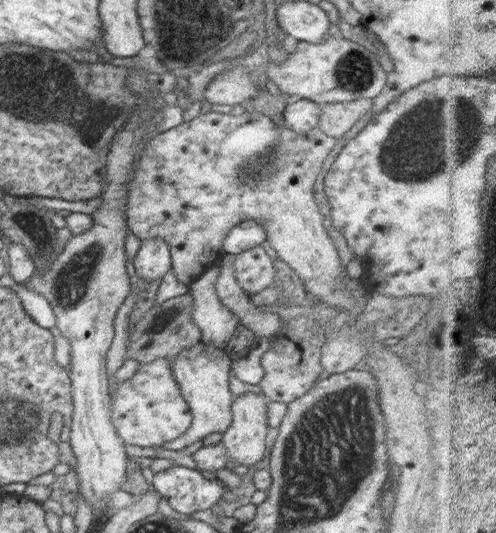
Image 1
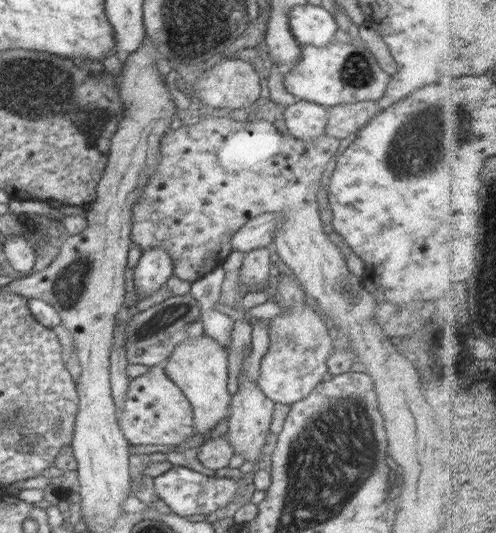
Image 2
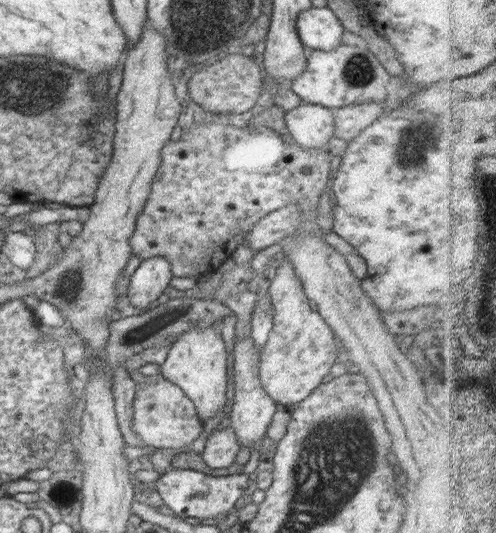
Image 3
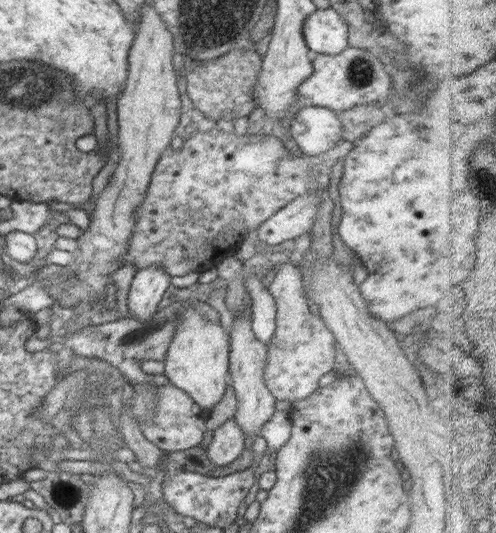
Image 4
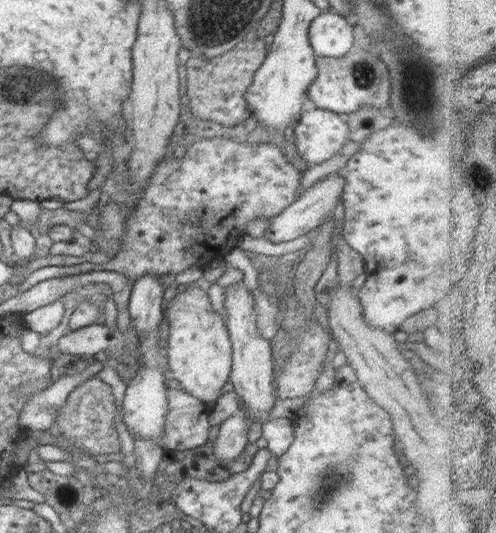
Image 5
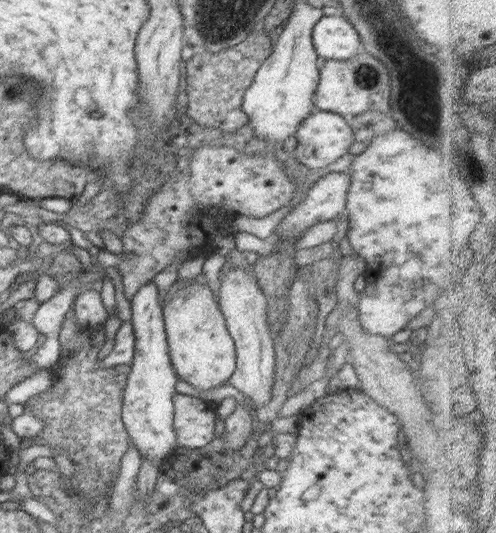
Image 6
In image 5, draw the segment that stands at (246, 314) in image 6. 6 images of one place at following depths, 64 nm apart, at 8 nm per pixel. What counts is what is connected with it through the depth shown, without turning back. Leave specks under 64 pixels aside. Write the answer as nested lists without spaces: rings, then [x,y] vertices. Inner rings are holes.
[[[244,282],[225,286],[226,300],[225,309],[228,313],[227,329],[232,342],[232,371],[229,381],[234,385],[236,396],[244,402],[244,408],[248,412],[246,417],[250,425],[259,421],[260,416],[266,416],[273,408],[275,393],[271,382],[273,381],[274,359],[272,357],[272,340],[262,338],[256,326],[257,311],[255,310],[254,298]]]

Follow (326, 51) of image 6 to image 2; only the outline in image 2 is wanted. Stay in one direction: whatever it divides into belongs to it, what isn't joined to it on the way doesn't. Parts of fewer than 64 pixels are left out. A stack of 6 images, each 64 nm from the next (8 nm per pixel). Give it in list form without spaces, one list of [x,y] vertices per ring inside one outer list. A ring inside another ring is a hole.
[[[296,5],[286,13],[290,32],[298,44],[326,47],[332,43],[338,25],[334,16],[322,6]]]

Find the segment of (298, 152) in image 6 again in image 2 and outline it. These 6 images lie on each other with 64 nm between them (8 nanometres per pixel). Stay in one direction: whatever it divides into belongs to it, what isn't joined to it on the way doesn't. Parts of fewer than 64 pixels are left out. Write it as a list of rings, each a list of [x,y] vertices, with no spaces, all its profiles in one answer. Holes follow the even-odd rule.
[[[296,100],[284,110],[284,120],[289,134],[305,141],[317,140],[326,132],[328,112],[325,105]]]

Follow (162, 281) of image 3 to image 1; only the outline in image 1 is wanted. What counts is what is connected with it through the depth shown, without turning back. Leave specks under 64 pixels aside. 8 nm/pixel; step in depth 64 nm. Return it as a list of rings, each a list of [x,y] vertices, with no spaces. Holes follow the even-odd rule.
[[[162,238],[143,240],[134,260],[136,277],[142,282],[150,283],[161,279],[171,268],[171,251]]]

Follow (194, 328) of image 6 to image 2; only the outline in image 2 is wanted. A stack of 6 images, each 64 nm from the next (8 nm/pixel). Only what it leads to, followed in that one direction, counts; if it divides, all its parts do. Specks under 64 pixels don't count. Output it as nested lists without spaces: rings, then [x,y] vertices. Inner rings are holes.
[[[205,334],[186,338],[165,360],[165,373],[191,402],[194,432],[203,434],[228,418],[232,395],[228,393],[228,356],[225,347]]]

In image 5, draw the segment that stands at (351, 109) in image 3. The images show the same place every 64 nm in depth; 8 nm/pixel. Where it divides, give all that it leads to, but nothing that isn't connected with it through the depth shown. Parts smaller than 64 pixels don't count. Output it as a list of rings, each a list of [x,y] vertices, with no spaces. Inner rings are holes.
[[[368,106],[366,108],[358,109],[351,114],[346,114],[346,122],[349,124],[350,130],[350,141],[361,142],[374,131],[384,129],[394,122],[395,118],[390,118],[382,112],[382,107],[379,106]]]

